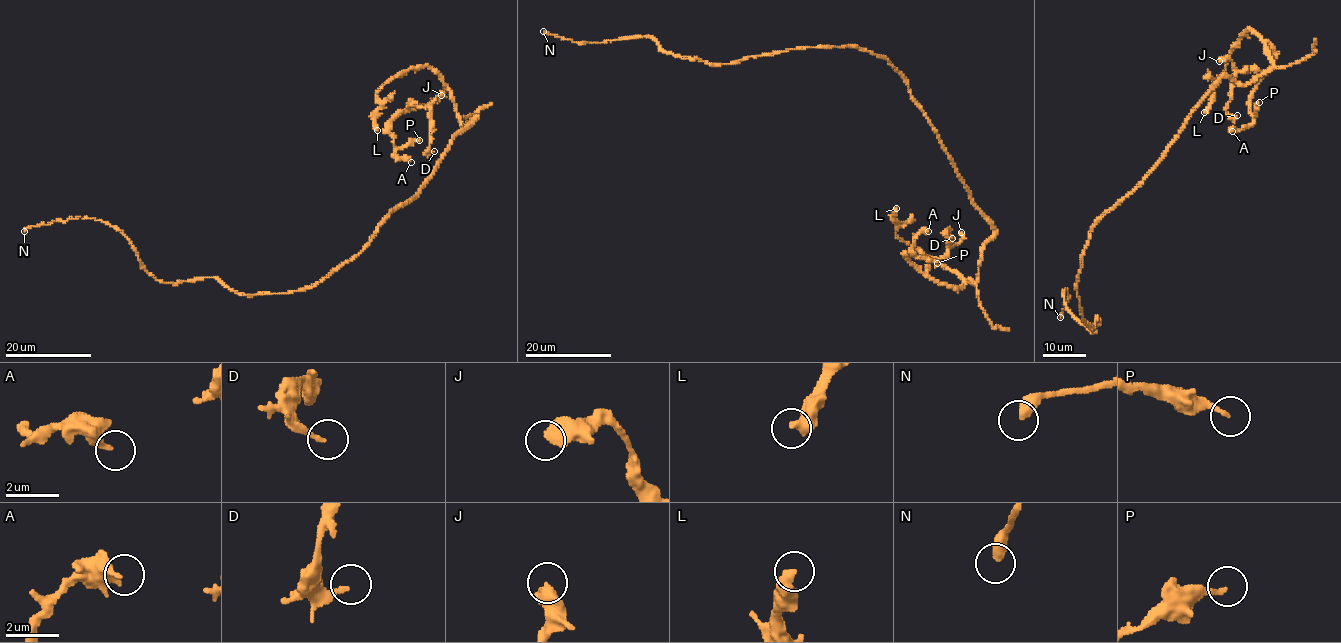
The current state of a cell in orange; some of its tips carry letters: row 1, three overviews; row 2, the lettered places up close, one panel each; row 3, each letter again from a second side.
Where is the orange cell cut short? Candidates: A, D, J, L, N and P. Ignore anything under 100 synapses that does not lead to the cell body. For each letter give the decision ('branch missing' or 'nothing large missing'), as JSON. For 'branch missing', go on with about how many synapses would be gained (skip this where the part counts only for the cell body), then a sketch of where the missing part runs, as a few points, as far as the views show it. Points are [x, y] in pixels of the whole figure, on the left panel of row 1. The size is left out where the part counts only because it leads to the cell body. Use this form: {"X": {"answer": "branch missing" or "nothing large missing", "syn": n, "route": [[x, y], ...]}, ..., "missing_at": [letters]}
{"A": {"answer": "nothing large missing"}, "D": {"answer": "nothing large missing"}, "J": {"answer": "nothing large missing"}, "L": {"answer": "nothing large missing"}, "N": {"answer": "nothing large missing"}, "P": {"answer": "nothing large missing"}, "missing_at": []}

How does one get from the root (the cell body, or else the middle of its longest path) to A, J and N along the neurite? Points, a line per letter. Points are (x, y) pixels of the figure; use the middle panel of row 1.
A: (903, 77), (995, 230), (975, 283), (941, 284), (917, 269), (907, 256), (916, 236), (928, 231)
J: (903, 77), (995, 230), (975, 283), (941, 284), (928, 274), (929, 261), (942, 258), (961, 232)
N: (903, 77), (884, 58), (842, 46), (789, 48), (712, 64), (666, 53), (650, 36), (575, 43), (543, 31)

